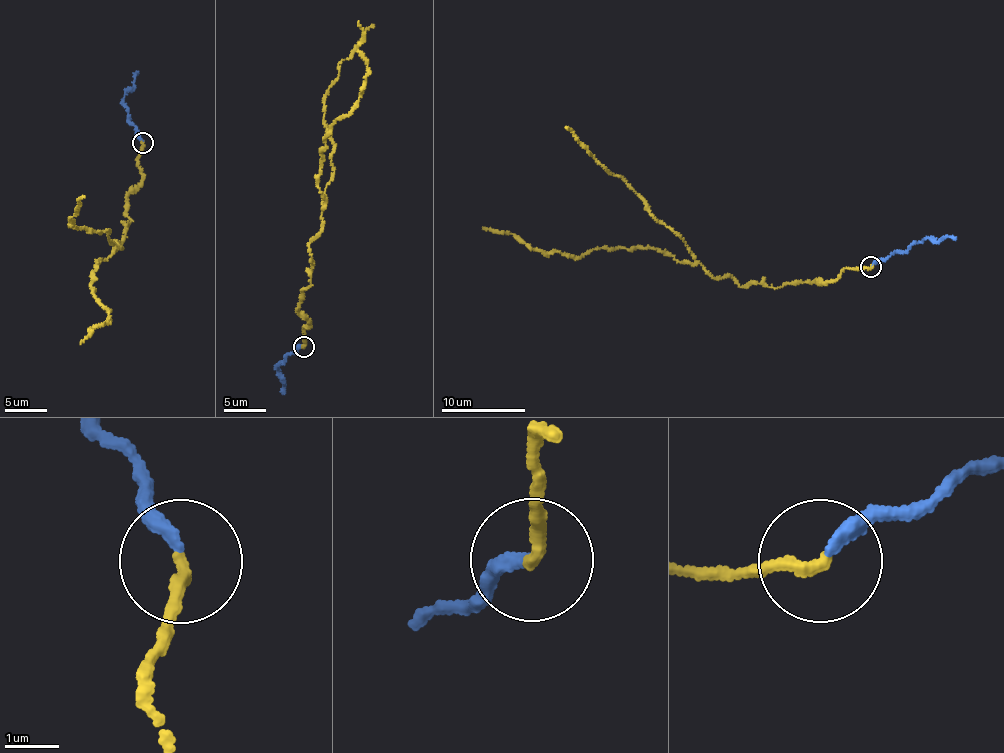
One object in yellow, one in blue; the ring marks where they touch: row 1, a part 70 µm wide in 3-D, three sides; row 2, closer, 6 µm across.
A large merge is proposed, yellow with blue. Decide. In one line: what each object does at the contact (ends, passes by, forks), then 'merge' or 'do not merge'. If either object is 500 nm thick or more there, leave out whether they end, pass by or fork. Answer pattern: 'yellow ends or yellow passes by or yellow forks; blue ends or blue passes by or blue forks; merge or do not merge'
yellow ends; blue ends; merge

